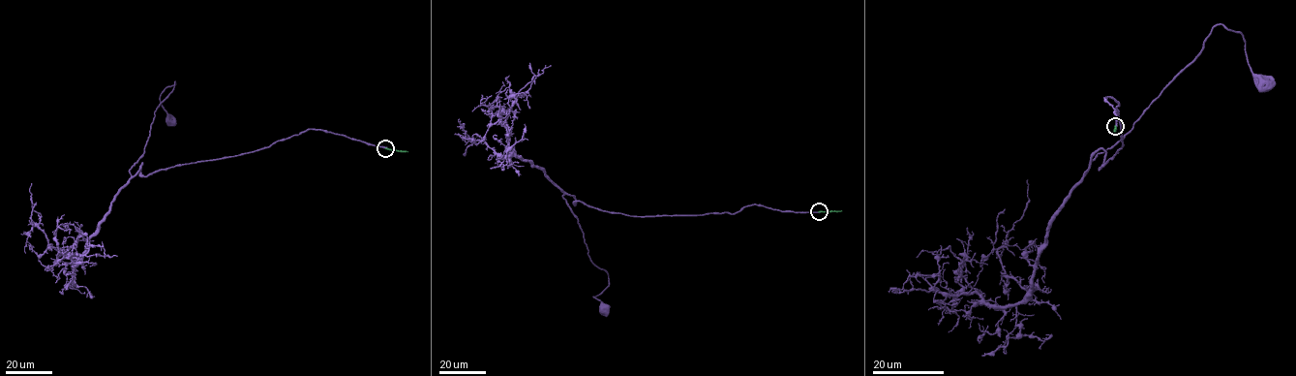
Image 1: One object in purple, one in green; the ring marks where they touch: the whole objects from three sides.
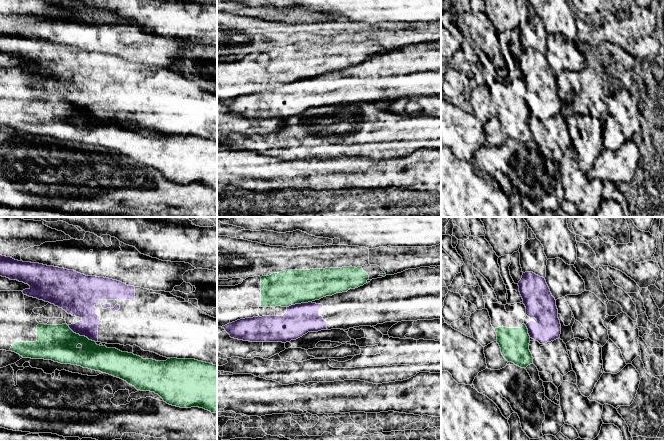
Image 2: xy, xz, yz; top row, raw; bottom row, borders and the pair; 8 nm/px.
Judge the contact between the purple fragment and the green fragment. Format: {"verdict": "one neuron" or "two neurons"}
{"verdict": "two neurons"}

